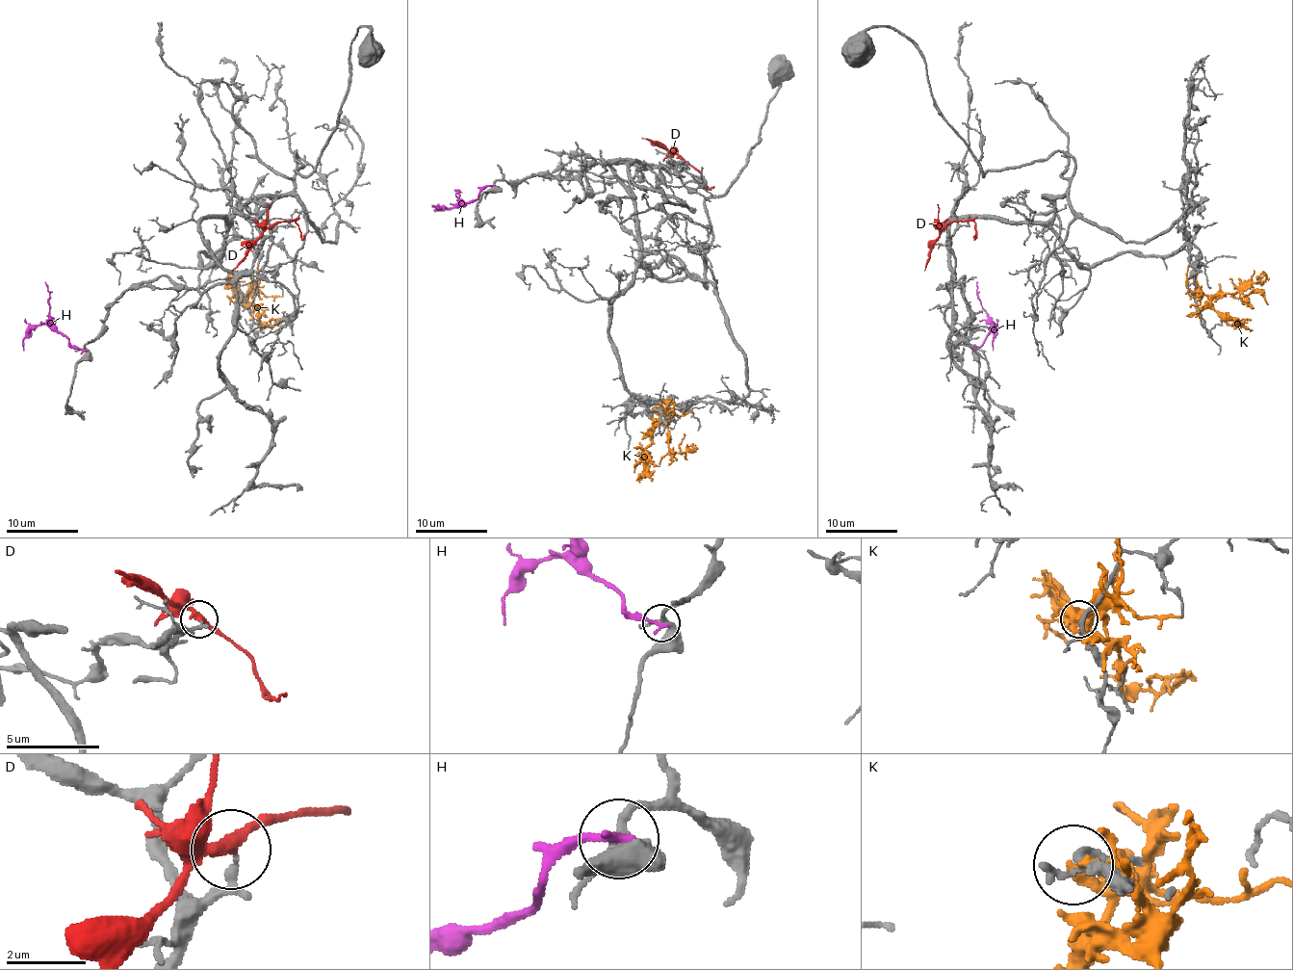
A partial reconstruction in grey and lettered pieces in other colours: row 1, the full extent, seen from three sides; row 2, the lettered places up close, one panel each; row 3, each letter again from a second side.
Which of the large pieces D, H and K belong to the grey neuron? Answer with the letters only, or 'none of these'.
none of these

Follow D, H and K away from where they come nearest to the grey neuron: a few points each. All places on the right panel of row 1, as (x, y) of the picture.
D: (944, 227), (932, 244), (925, 271)
H: (973, 350), (979, 348), (990, 327), (988, 314), (977, 294), (977, 281)
K: (1197, 298), (1203, 294), (1230, 325), (1238, 325), (1220, 319)

